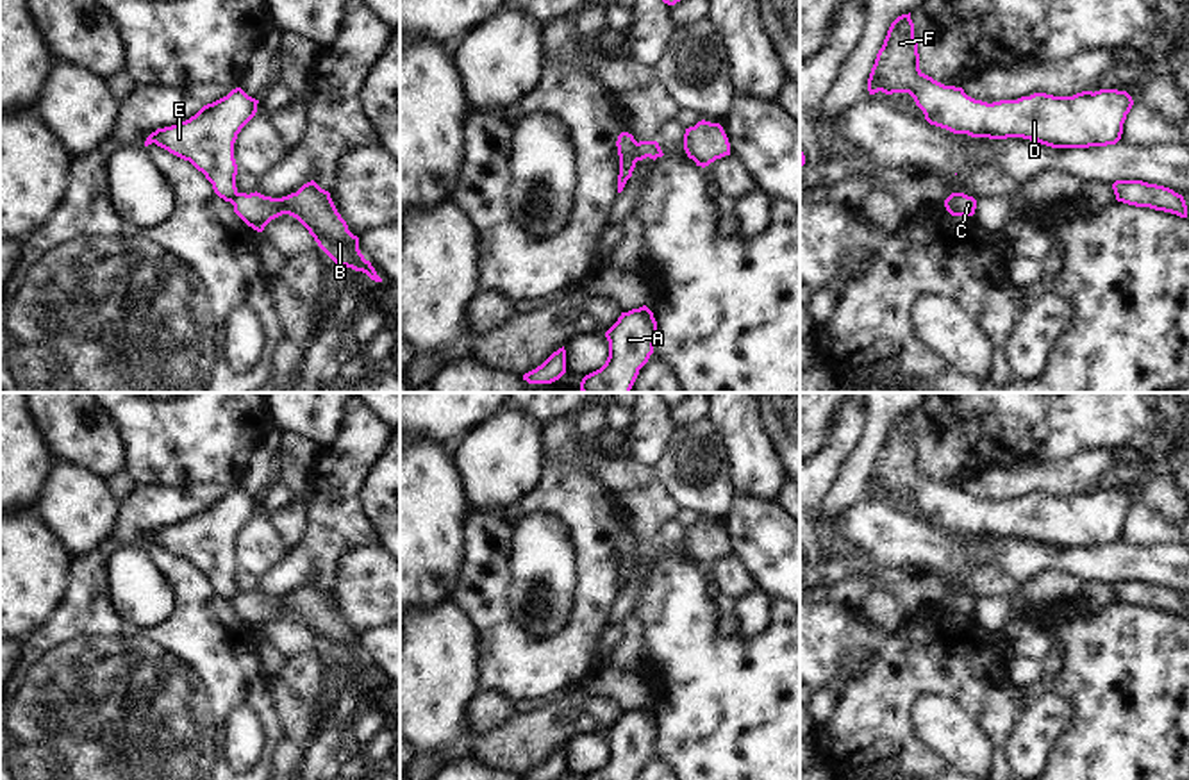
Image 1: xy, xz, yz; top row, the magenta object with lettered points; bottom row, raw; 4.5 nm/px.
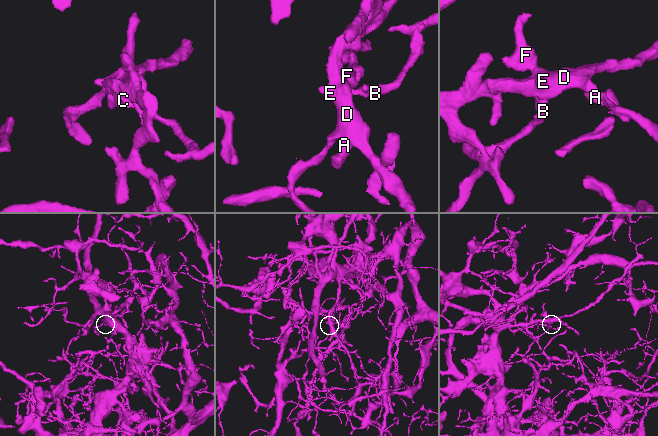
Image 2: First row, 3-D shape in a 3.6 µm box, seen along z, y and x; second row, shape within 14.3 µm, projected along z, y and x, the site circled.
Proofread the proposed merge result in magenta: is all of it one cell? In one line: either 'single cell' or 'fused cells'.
fused cells

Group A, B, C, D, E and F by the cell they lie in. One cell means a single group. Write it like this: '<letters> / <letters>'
A D E F / B C

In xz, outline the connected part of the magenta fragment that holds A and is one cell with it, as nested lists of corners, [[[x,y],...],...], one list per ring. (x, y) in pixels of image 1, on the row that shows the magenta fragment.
[[[643,305],[621,312],[618,321],[605,332],[609,357],[605,364],[586,375],[580,382],[582,393],[630,393],[639,369],[653,353],[657,321],[653,312]]]

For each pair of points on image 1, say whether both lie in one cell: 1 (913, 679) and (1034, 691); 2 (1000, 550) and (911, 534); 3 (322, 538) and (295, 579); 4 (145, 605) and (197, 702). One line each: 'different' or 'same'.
1: different
2: same
3: same
4: same

